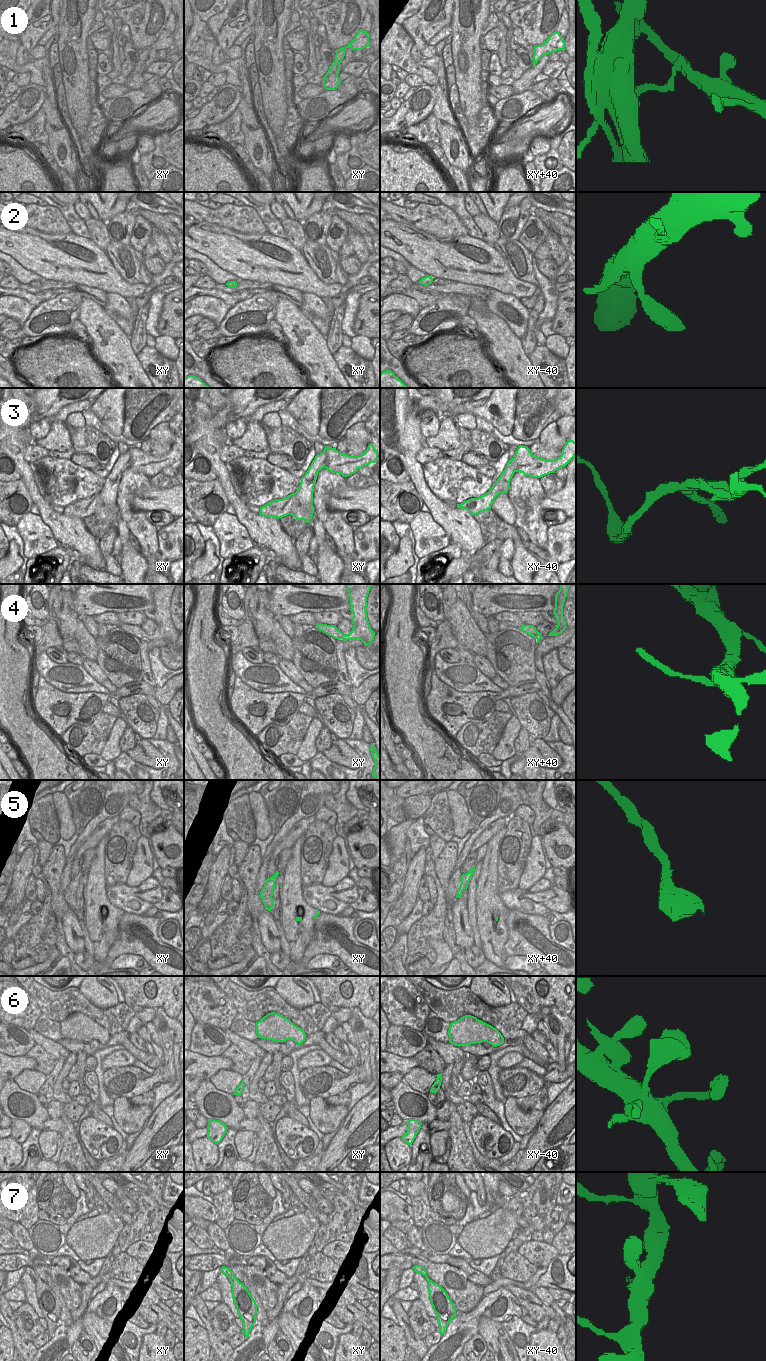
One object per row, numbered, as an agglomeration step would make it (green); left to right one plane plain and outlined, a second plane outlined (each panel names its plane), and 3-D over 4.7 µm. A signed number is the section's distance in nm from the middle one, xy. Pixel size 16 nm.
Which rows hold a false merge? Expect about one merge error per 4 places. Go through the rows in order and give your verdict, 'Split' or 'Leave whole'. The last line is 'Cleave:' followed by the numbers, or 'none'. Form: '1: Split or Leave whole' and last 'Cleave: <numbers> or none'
1: Split
2: Leave whole
3: Split
4: Leave whole
5: Leave whole
6: Leave whole
7: Leave whole
Cleave: 1, 3.

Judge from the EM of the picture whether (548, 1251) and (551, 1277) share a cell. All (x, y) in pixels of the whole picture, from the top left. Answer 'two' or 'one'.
two

